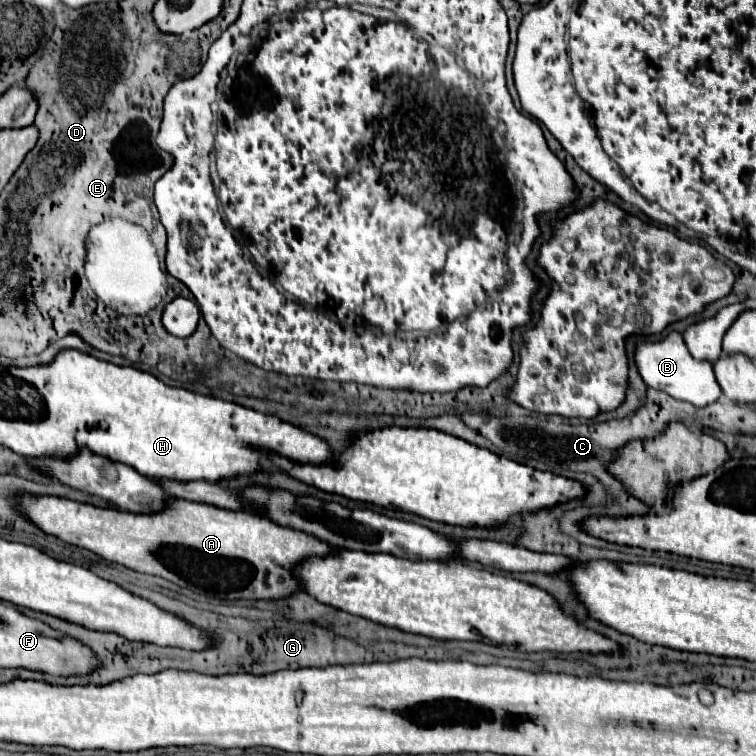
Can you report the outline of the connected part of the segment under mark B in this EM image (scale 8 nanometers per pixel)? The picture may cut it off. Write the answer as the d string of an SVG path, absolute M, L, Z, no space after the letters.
M671 332L661 342L641 342L635 352L635 362L649 388L667 392L669 396L673 396L677 400L685 400L685 402L691 402L693 406L703 408L707 404L717 402L721 396L719 384L715 382L715 376L713 376L713 364L695 362L695 358L691 358L689 350L685 348L683 336L677 332Z

